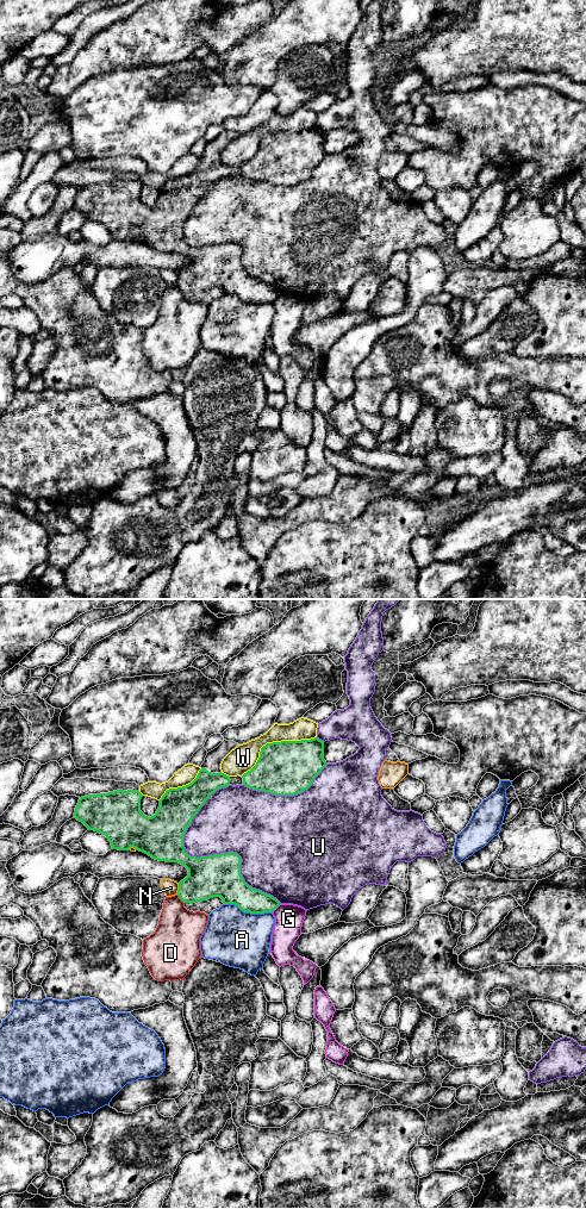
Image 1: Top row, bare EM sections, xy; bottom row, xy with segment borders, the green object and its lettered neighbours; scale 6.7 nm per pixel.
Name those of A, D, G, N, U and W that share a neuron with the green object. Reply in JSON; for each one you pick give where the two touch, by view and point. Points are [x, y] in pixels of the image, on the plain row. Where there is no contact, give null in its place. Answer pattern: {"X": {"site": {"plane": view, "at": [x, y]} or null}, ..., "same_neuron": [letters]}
{"same_neuron": []}

